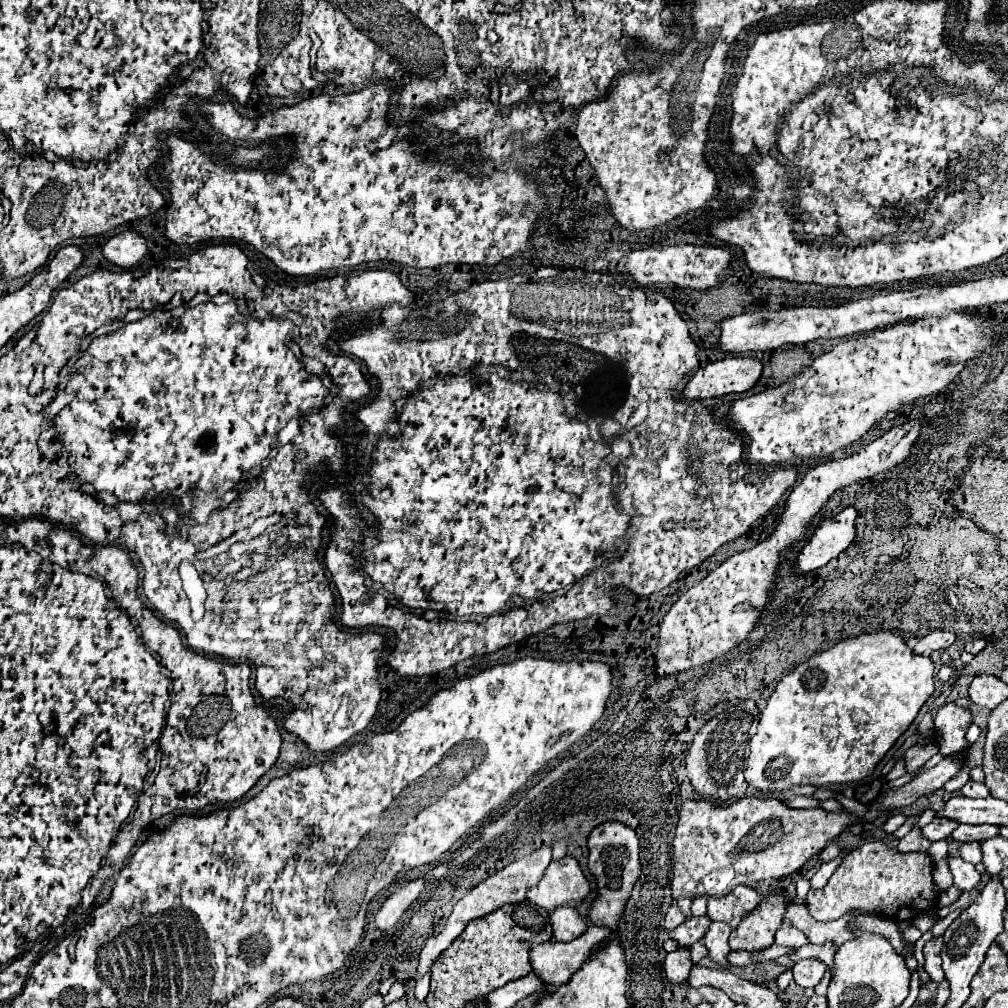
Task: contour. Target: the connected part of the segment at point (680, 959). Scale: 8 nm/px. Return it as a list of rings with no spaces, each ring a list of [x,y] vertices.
[[[678,948],[678,950],[670,952],[666,956],[666,960],[664,960],[664,968],[666,968],[668,982],[672,986],[682,986],[684,980],[688,980],[688,972],[692,968],[692,960],[690,960],[688,948]]]

